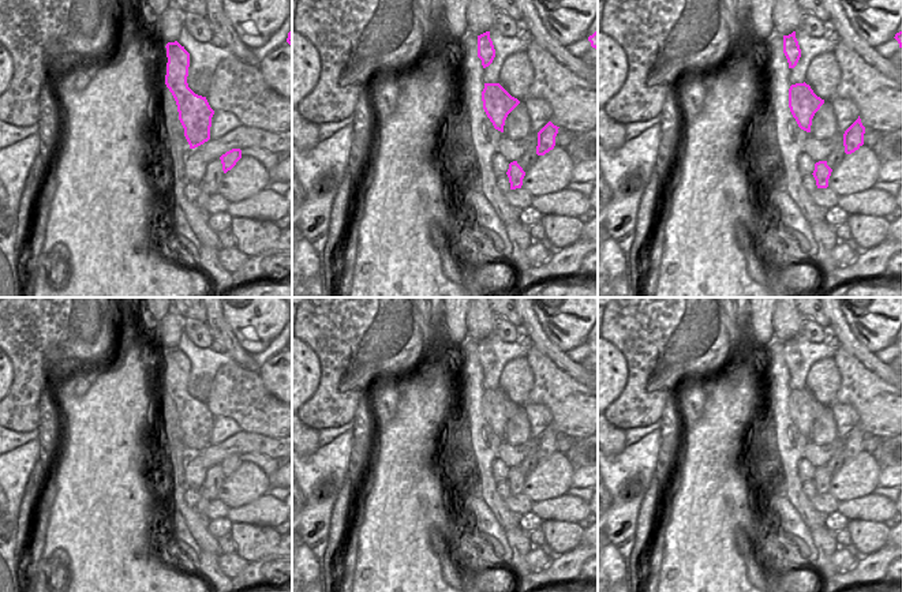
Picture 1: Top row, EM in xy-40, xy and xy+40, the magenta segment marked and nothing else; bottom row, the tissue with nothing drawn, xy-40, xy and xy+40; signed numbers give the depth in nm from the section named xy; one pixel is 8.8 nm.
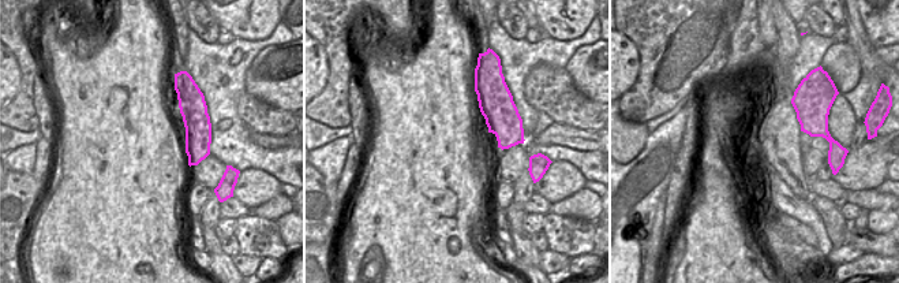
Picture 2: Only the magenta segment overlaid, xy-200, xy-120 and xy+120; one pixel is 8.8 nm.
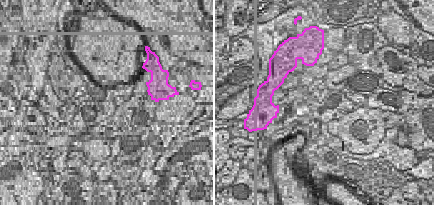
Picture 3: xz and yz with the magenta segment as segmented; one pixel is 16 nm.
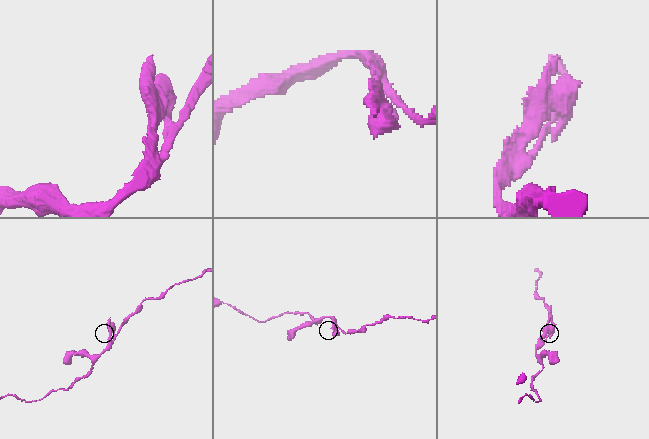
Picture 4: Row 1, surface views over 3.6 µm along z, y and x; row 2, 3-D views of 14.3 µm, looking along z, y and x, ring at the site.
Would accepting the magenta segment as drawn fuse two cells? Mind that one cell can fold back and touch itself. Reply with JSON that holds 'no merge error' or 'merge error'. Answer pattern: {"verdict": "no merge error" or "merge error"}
{"verdict": "merge error"}

